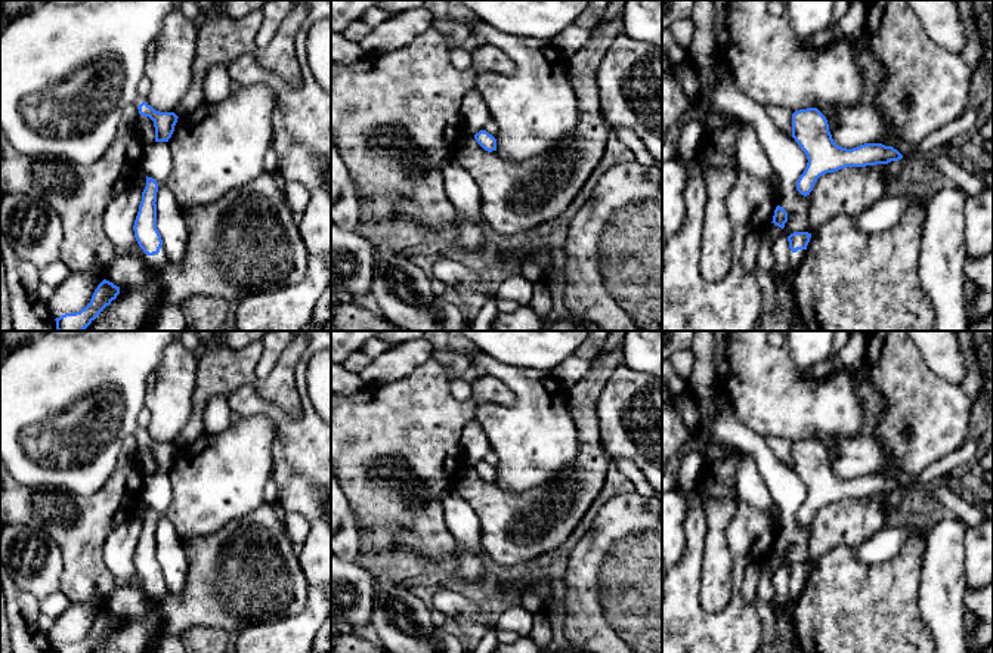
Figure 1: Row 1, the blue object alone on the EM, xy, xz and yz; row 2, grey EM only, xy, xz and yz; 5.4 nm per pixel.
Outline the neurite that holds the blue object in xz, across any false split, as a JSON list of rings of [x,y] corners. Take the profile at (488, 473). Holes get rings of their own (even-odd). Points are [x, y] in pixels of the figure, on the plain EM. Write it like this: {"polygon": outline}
{"polygon": [[[480,461],[474,465],[476,473],[488,483],[496,482],[496,470],[486,461]]]}

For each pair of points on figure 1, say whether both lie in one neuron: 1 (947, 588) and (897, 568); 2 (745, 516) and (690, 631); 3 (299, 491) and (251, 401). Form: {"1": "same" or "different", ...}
{"1": "different", "2": "same", "3": "same"}

